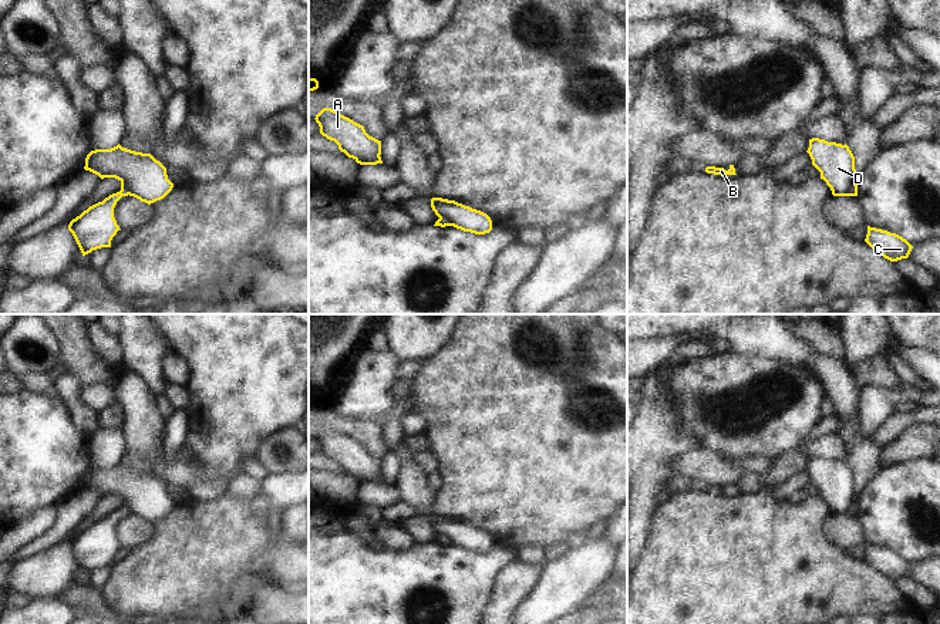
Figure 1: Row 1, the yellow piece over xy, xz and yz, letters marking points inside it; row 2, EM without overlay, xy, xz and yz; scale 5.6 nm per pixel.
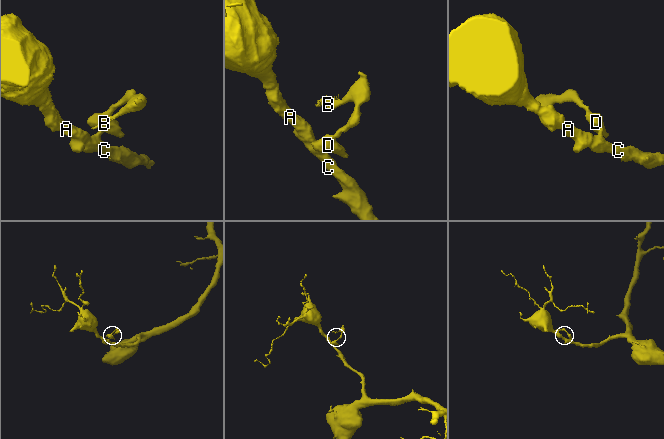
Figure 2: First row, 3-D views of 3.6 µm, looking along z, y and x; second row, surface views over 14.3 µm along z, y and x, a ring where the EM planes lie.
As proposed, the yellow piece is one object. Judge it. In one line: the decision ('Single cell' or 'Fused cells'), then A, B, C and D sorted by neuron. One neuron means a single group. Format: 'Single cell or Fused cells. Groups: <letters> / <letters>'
Fused cells. Groups: A C / B D.

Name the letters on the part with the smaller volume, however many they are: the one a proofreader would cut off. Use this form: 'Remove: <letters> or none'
Remove: B, D.

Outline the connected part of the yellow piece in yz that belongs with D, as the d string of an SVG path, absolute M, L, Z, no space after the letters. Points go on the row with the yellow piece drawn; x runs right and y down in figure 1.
M812 138L806 152L812 165L821 172L821 179L830 188L832 195L849 196L850 189L858 183L855 156L849 146Z

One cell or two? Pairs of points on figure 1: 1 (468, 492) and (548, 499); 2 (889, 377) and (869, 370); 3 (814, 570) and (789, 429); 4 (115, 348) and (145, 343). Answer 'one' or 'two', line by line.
1: one
2: one
3: two
4: one

